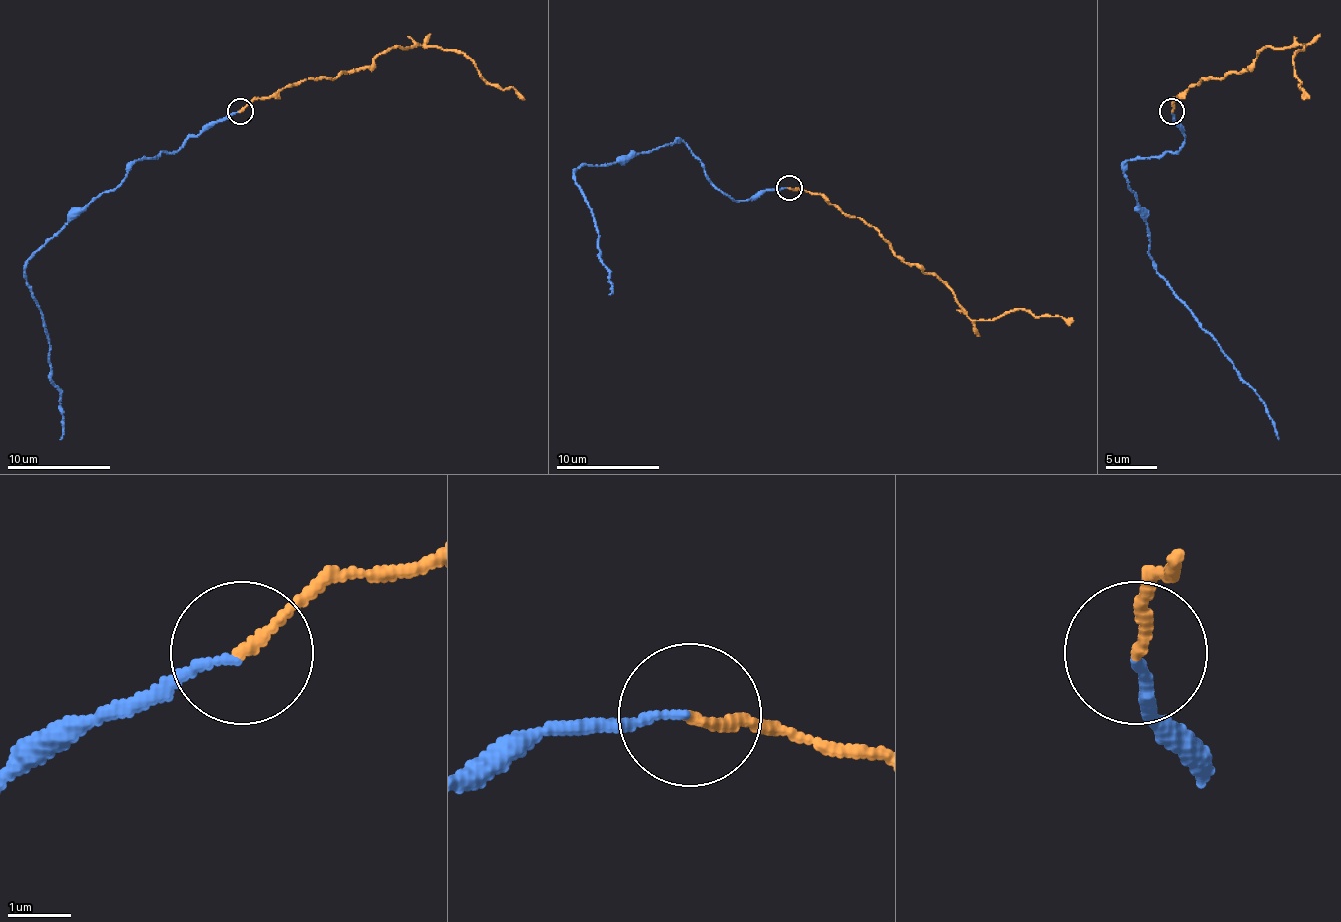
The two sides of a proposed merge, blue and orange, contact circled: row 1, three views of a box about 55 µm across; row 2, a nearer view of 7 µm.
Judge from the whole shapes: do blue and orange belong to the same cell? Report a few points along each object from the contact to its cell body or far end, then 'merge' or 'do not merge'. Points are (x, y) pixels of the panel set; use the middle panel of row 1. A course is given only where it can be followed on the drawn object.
course blue (788, 188), (734, 201), (683, 142), (582, 165), (575, 180), (593, 209), (608, 294); course orange (788, 188), (822, 193), (860, 217), (940, 281), (968, 317), (1028, 309), (1074, 320); do not merge

